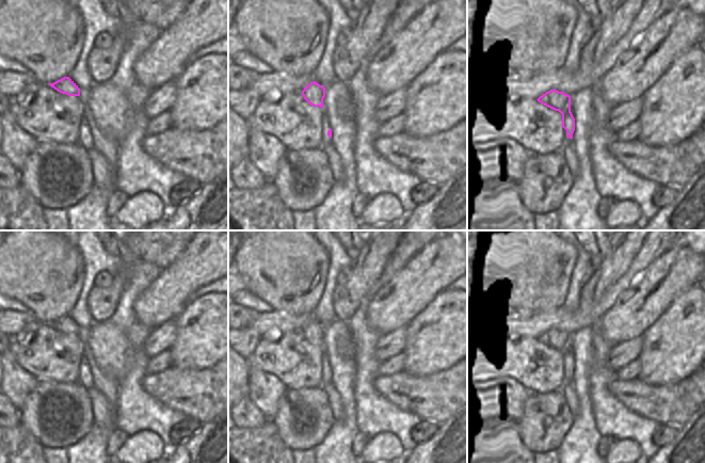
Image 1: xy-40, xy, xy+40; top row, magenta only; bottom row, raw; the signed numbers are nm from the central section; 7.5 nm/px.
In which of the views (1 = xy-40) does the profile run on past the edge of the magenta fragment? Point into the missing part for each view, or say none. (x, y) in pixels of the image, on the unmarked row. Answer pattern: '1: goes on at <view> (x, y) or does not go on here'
1: does not go on here

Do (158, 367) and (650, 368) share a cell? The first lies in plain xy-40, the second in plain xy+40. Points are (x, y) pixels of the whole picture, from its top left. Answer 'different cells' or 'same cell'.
different cells

